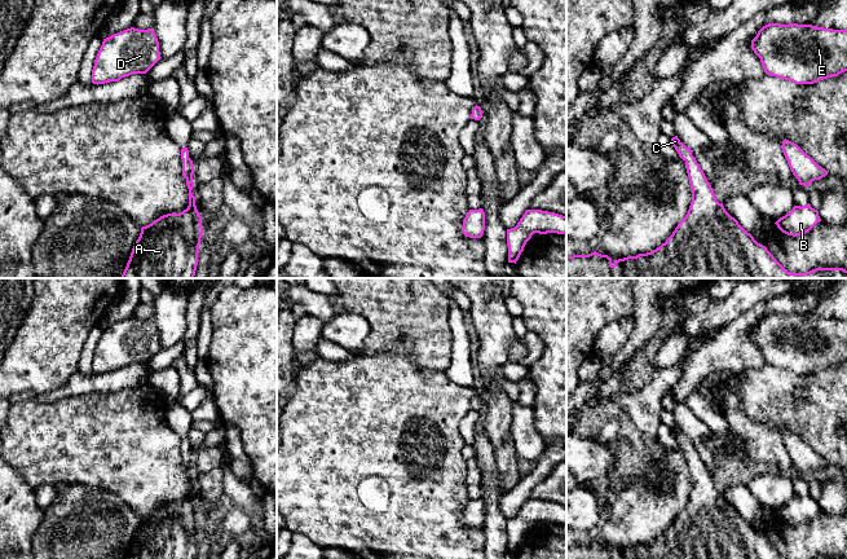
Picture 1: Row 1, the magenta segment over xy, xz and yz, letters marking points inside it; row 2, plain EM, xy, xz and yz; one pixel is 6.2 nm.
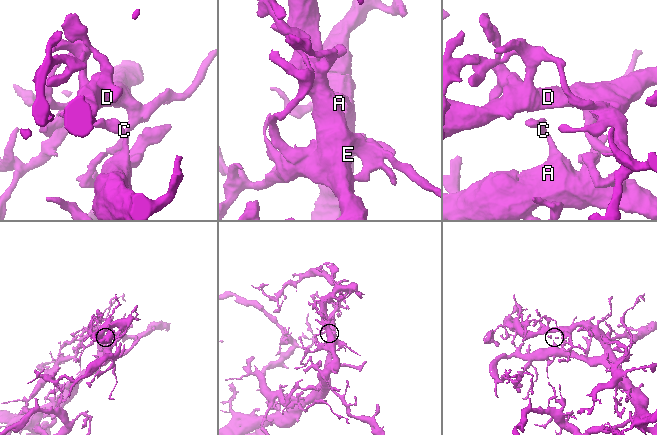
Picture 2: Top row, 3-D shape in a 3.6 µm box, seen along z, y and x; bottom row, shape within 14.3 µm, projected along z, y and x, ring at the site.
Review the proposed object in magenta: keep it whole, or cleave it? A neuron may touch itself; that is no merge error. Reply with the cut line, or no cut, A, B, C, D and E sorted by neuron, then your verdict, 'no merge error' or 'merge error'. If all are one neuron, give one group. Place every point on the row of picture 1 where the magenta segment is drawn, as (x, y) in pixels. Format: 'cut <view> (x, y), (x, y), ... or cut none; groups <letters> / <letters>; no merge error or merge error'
cut none; groups A B C D E; no merge error

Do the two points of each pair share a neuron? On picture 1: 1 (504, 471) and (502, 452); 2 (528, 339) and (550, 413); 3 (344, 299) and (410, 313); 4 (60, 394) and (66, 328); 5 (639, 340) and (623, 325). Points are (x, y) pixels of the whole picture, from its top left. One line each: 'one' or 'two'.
1: one
2: two
3: one
4: two
5: two

